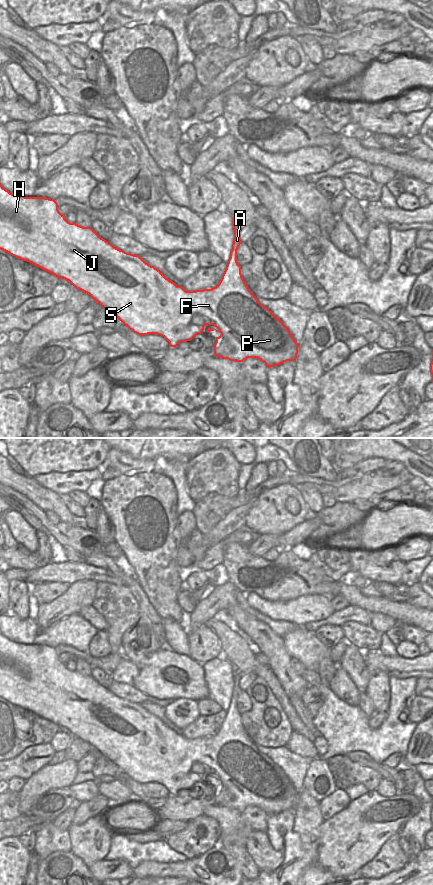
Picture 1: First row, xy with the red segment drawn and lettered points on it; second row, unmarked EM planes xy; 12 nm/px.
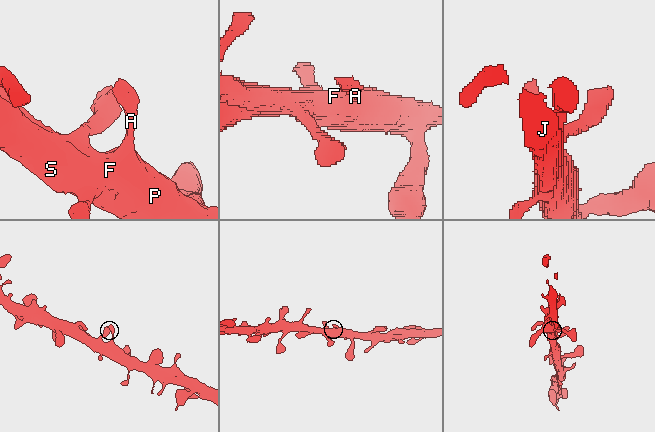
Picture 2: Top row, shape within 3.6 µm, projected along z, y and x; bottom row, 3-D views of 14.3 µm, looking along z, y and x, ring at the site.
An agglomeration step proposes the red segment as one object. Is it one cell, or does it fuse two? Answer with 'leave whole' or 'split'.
leave whole

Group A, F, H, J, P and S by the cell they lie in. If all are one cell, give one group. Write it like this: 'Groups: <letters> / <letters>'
Groups: A F H J P S

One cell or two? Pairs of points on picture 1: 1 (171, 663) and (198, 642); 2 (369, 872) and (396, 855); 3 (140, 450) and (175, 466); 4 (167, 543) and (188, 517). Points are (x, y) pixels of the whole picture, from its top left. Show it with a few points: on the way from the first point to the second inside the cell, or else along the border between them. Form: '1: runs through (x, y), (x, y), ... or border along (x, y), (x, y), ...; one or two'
1: border along (188, 655), (201, 664); two
2: runs through (377, 868), (388, 867), (389, 863); one
3: border along (132, 455), (137, 458), (165, 457), (178, 459); two
4: border along (176, 517), (176, 525), (183, 545); two

